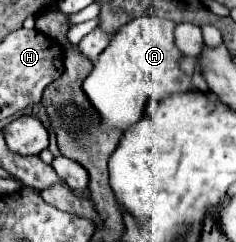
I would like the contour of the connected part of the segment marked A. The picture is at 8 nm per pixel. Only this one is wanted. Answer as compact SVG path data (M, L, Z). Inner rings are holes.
M139 17L113 33L107 49L97 57L93 71L83 83L87 97L105 121L105 127L125 131L143 117L147 101L161 101L165 95L191 91L191 79L177 67L181 57L173 43L175 23L161 17Z

